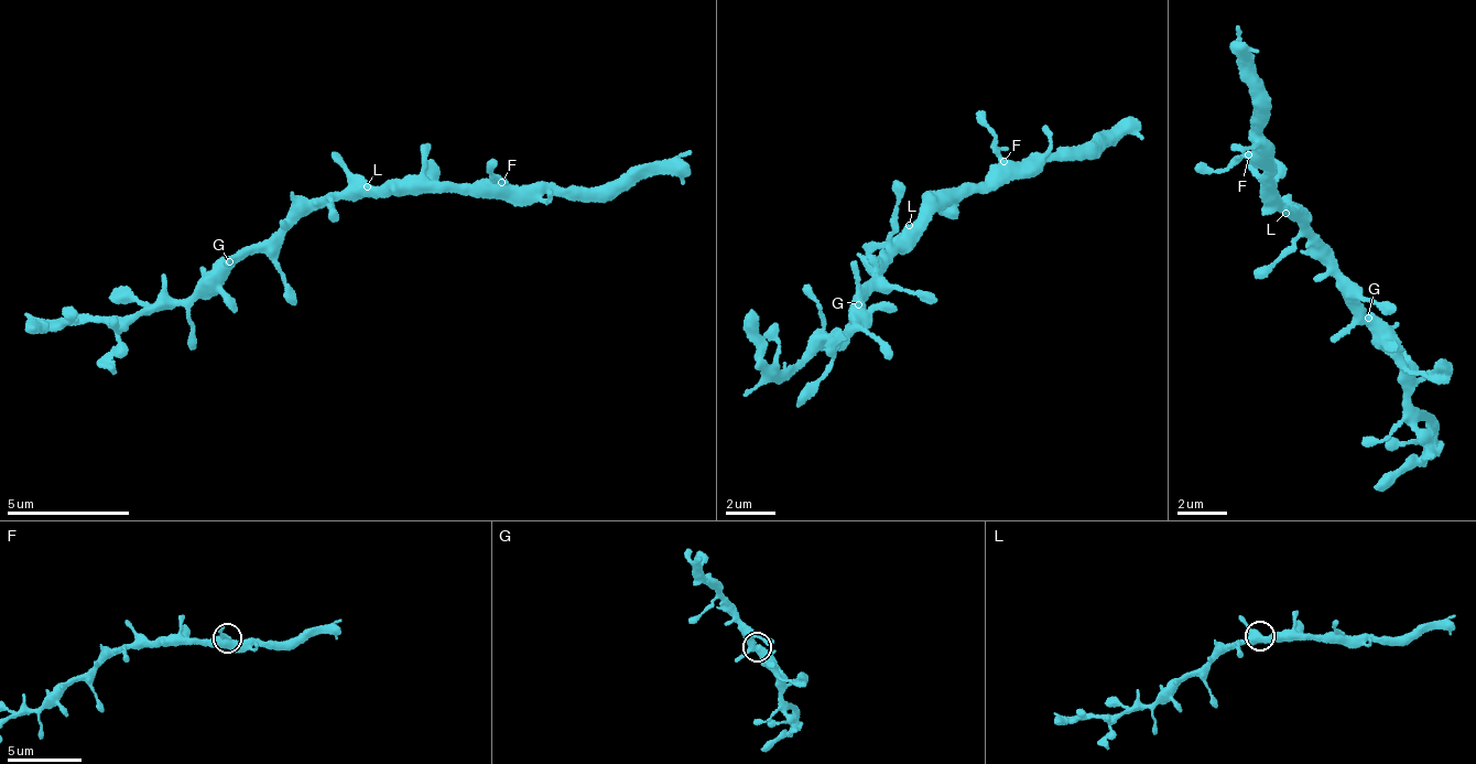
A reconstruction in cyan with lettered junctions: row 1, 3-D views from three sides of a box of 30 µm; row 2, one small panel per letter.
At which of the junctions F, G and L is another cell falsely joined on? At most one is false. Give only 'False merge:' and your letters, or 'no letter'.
False merge: no letter

